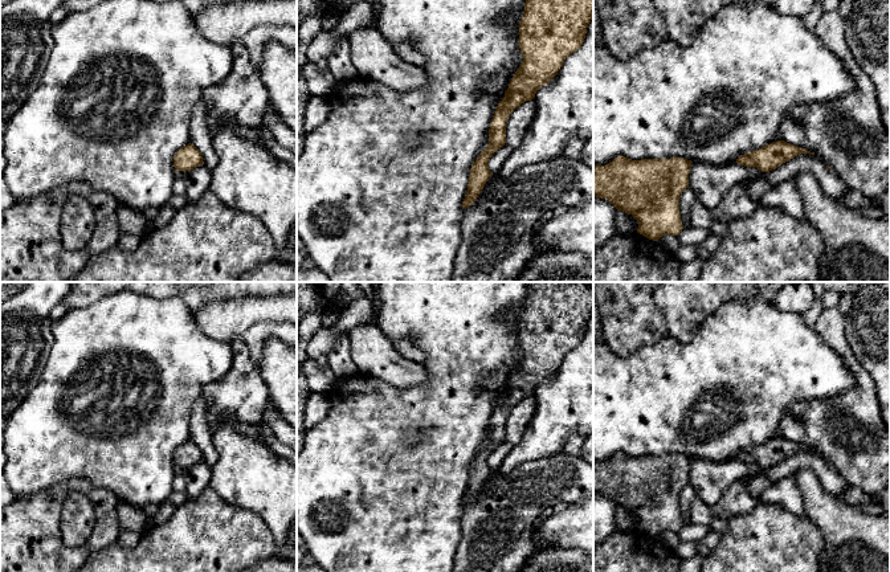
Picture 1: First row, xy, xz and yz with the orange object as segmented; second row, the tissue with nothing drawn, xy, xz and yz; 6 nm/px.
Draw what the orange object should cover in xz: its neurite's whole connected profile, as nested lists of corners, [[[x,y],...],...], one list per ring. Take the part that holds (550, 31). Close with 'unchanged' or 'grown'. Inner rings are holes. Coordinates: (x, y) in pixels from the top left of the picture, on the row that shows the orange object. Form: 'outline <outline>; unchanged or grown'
outline [[[526,0],[523,17],[519,21],[518,38],[523,61],[511,78],[503,99],[495,107],[489,128],[489,144],[470,168],[462,209],[477,200],[486,181],[491,177],[493,173],[487,163],[493,154],[506,143],[506,122],[510,114],[526,101],[534,99],[536,91],[558,74],[564,60],[583,45],[588,24],[592,20],[593,0]]]; unchanged

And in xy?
outline [[[191,143],[180,148],[173,156],[175,172],[187,172],[201,164],[204,164],[203,156],[199,150]]]; unchanged

